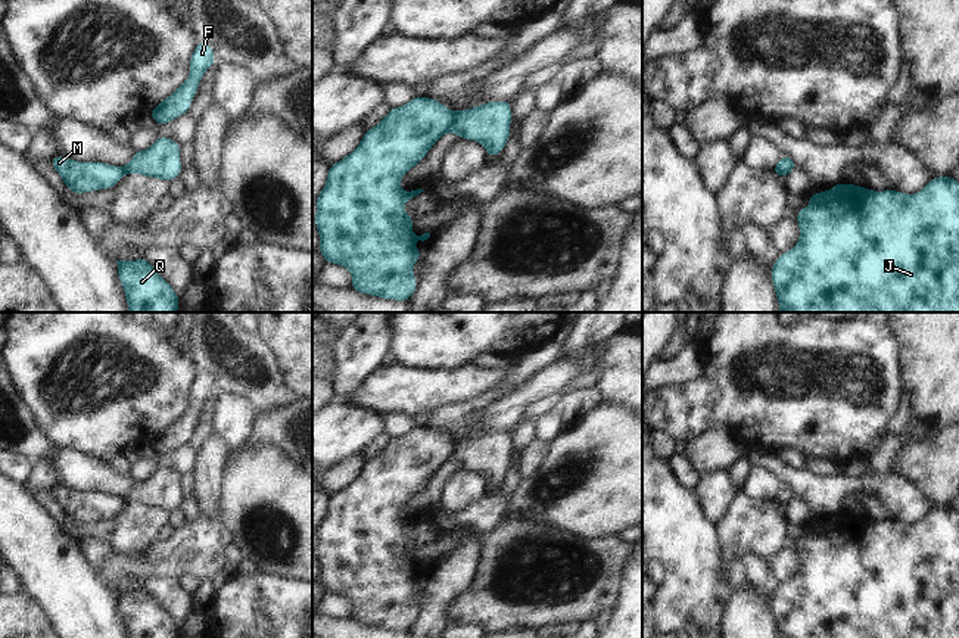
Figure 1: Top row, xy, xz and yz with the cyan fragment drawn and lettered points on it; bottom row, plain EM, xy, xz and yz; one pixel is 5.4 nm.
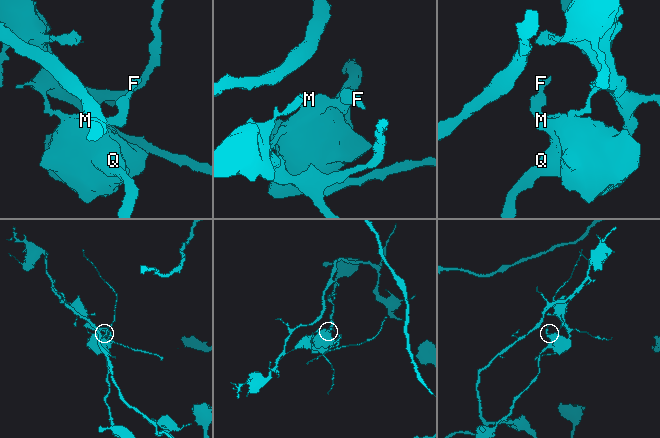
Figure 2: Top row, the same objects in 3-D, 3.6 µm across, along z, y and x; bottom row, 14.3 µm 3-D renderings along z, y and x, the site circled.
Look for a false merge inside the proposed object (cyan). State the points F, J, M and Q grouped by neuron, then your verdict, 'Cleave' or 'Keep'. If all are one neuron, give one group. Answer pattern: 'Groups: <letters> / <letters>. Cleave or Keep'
Groups: F / J M Q. Cleave

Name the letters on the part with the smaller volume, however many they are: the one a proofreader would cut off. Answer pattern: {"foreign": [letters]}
{"foreign": ["F"]}

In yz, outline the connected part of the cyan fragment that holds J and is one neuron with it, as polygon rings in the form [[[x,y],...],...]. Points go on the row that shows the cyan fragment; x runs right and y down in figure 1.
[[[934,177],[915,194],[894,189],[874,192],[857,184],[837,183],[807,199],[810,205],[798,209],[795,218],[800,240],[787,253],[779,253],[770,270],[781,312],[959,312],[959,181],[955,177]]]

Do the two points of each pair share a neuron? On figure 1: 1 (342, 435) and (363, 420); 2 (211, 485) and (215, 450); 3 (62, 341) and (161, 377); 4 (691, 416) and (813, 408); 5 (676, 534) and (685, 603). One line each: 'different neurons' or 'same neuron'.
1: same neuron
2: same neuron
3: same neuron
4: same neuron
5: same neuron

